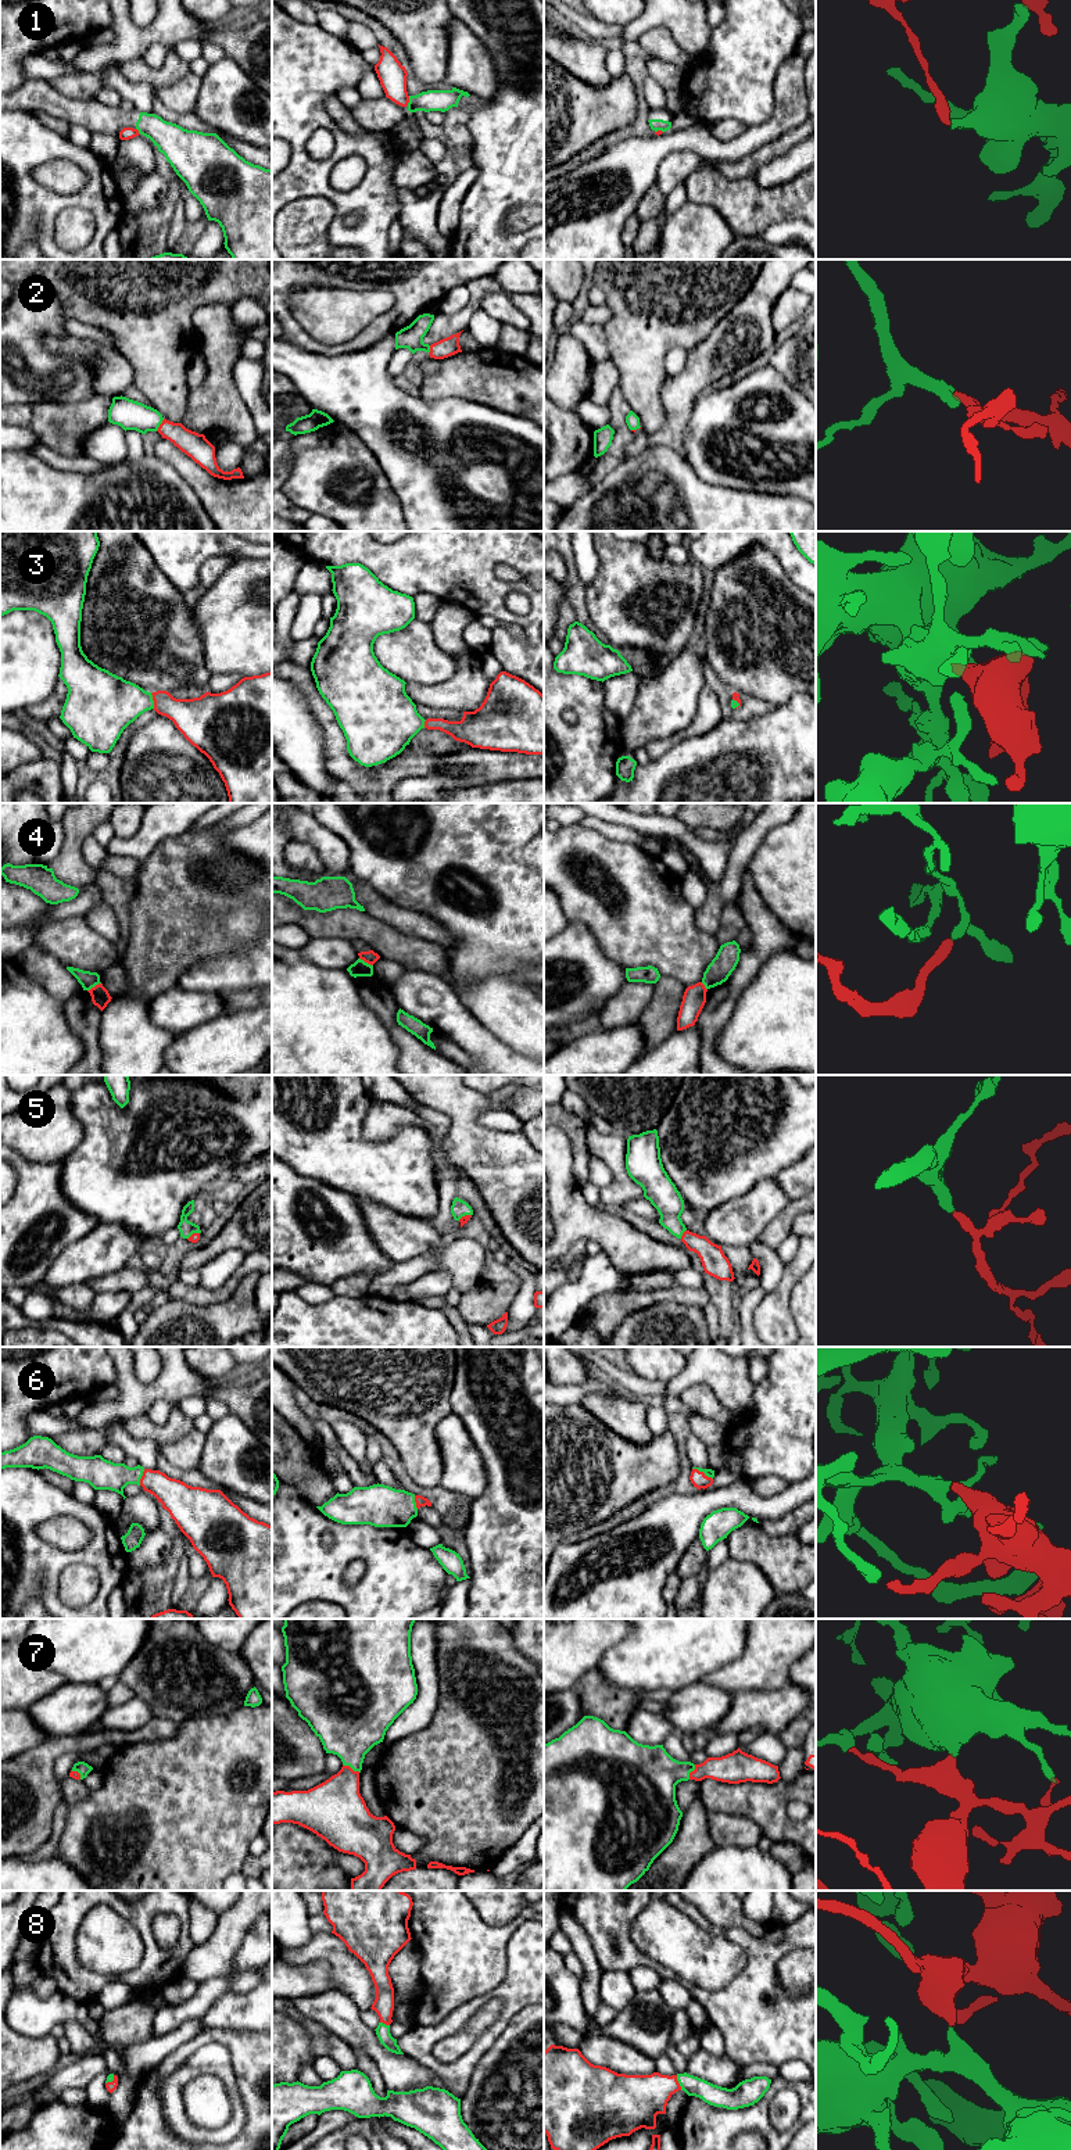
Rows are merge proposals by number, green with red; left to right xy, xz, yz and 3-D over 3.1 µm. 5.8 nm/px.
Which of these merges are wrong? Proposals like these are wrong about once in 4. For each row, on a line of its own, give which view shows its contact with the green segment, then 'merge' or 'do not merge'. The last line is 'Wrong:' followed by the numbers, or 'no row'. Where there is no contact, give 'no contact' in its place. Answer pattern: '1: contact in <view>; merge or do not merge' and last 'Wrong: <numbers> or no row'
1: contact in xz; do not merge
2: contact in xy; merge
3: contact in xy; merge
4: contact in xy; do not merge
5: contact in yz; merge
6: contact in xy; merge
7: contact in xz; merge
8: contact in yz; merge
Wrong: 1, 4

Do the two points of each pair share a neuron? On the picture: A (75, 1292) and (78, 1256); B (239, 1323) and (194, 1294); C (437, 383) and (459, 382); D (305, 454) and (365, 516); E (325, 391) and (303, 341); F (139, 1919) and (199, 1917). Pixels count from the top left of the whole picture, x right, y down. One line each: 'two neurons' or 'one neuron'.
A: two neurons
B: two neurons
C: one neuron
D: one neuron
E: two neurons
F: two neurons

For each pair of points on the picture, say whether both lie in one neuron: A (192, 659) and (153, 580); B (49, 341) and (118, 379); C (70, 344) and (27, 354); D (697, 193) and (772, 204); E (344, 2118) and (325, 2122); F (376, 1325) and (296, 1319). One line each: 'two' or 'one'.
A: one
B: one
C: two
D: one
E: one
F: one

